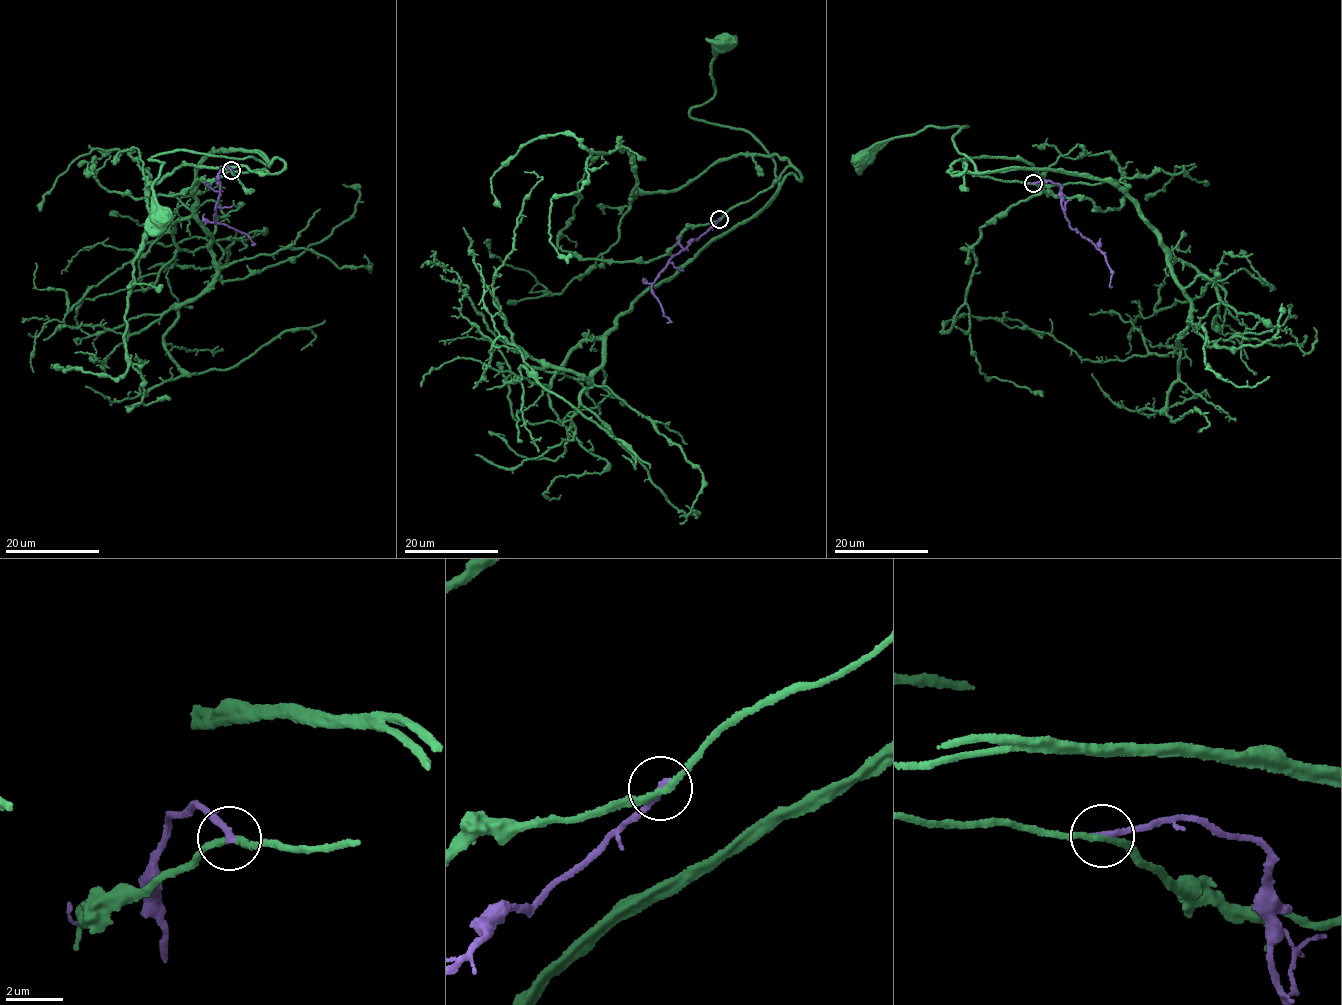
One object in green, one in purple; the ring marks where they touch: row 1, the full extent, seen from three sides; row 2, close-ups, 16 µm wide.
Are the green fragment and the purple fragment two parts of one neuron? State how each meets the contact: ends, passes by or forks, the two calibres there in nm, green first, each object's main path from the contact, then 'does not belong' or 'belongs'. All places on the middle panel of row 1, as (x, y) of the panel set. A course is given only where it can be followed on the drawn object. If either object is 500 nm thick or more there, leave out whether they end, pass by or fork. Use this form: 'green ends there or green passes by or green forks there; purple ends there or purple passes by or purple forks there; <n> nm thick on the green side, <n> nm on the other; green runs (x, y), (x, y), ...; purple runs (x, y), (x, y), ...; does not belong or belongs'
green passes by; purple ends there; 220 nm thick on the green side, 240 nm on the other; green runs (719, 219), (786, 166), (801, 179), (778, 182), (748, 132), (689, 114), (715, 93), (721, 44); purple runs (719, 219), (673, 255), (651, 285), (664, 316), (670, 321), (666, 322); does not belong

